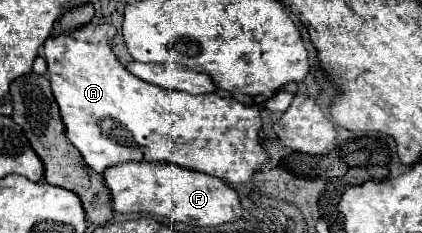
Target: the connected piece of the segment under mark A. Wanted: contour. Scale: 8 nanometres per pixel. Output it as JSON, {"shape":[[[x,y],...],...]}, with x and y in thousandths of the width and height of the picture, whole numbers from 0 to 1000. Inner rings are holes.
{"shape":[[[204,103],[166,146],[123,146],[104,180],[104,240],[114,275],[114,343],[123,352],[128,421],[142,455],[142,498],[156,549],[156,584],[190,644],[204,704],[242,747],[256,712],[351,687],[351,695],[412,695],[450,730],[488,738],[526,764],[540,790],[592,781],[597,738],[621,712],[635,670],[616,627],[611,567],[621,558],[616,472],[559,438],[555,421],[526,421],[517,403],[455,412],[441,395],[417,395],[398,378],[374,378],[370,361],[341,352],[308,318],[294,275],[280,266],[261,206],[265,163],[280,146],[265,103]]]}

